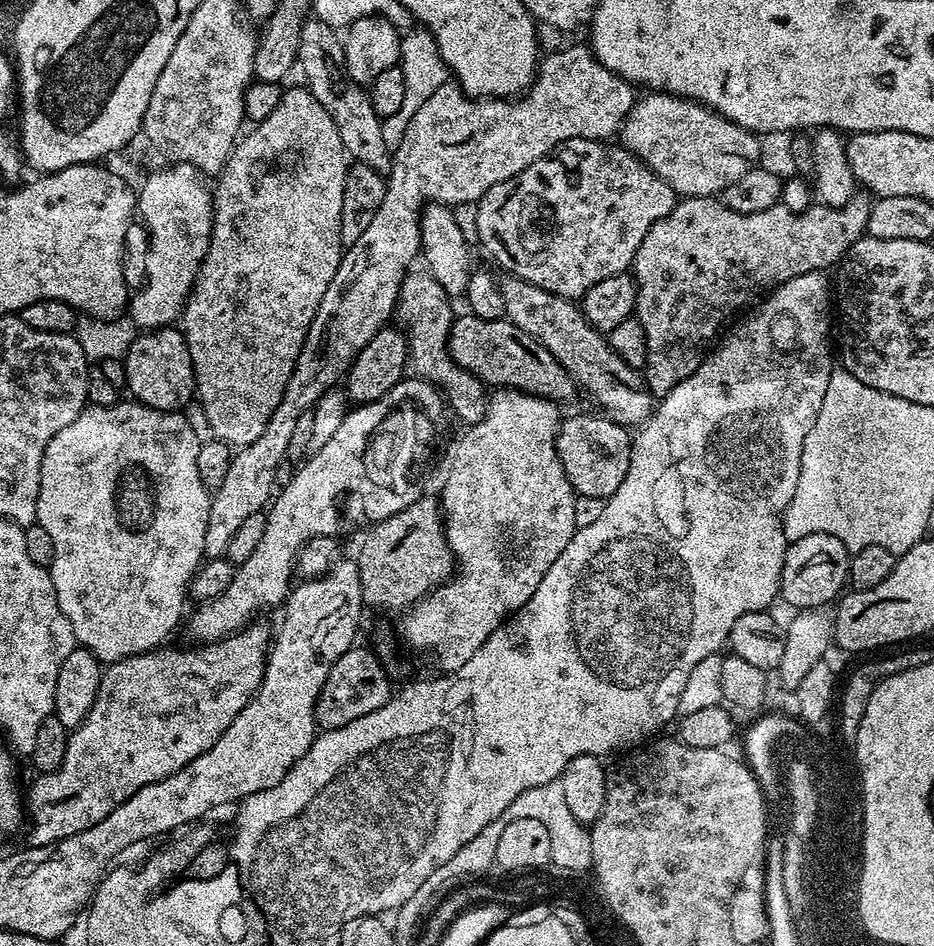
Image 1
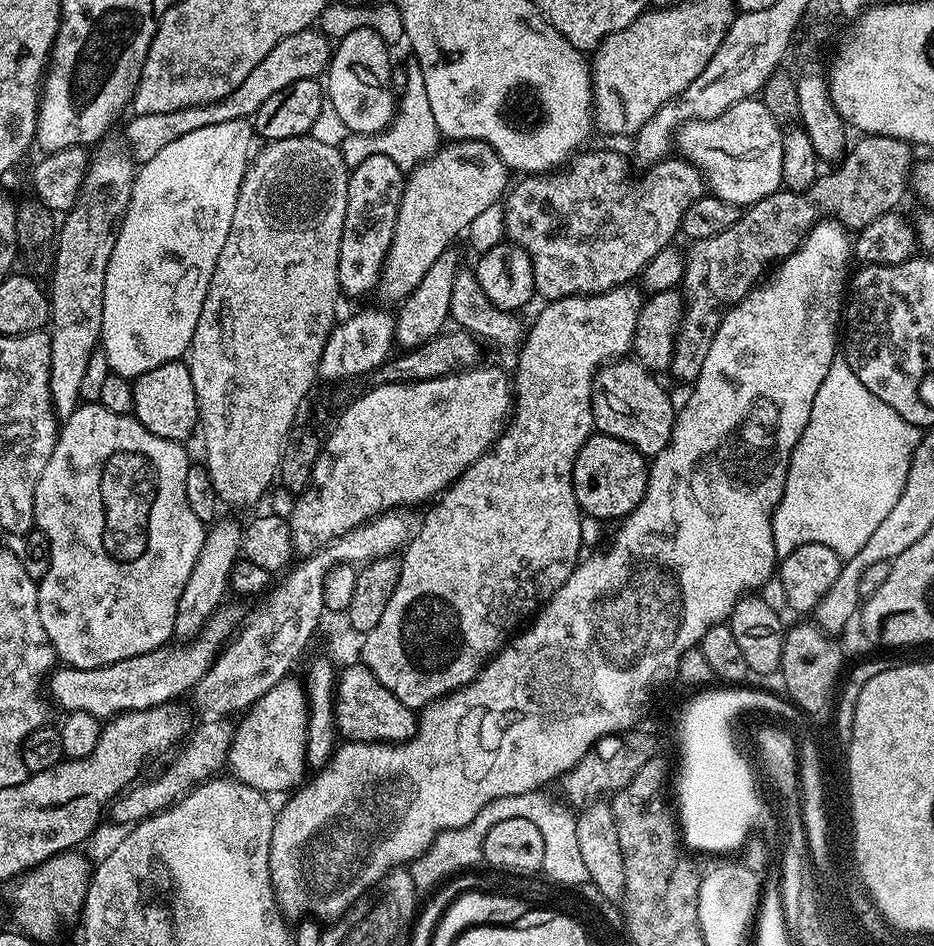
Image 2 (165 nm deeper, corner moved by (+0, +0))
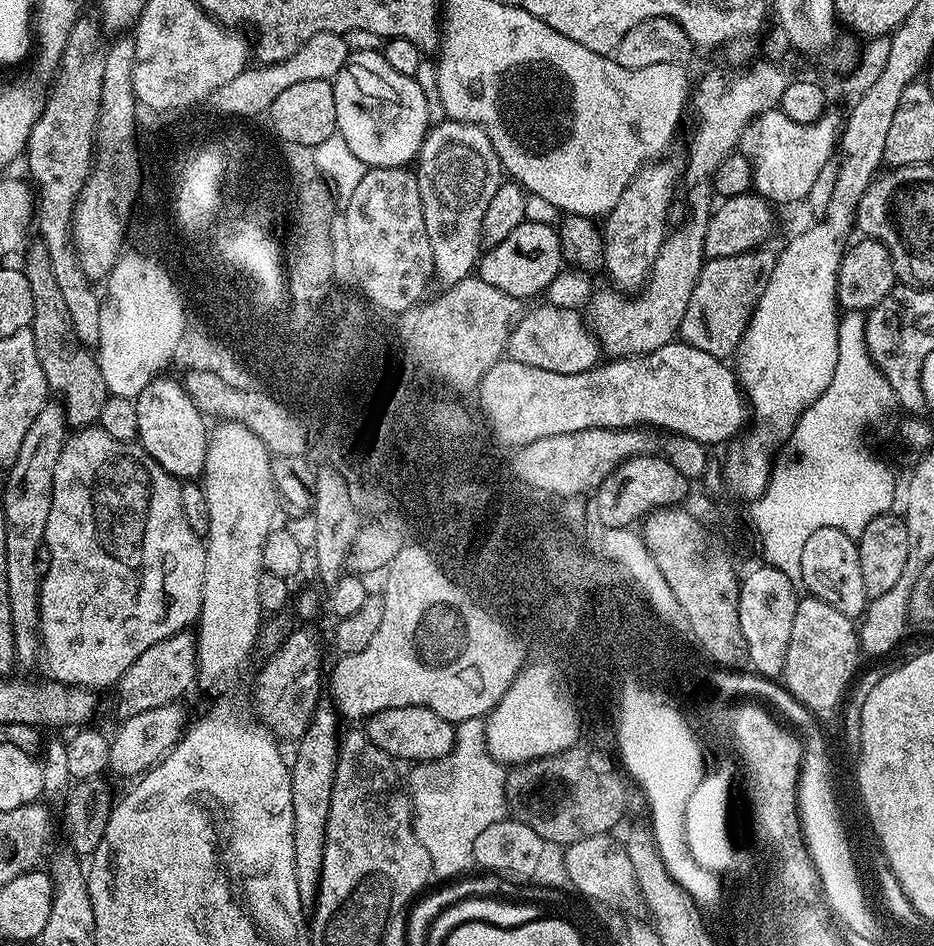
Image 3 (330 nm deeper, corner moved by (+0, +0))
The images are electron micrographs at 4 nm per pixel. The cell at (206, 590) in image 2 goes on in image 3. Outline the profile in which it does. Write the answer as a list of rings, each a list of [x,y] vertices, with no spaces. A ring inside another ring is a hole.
[[[185,630],[150,646],[121,674],[115,685],[116,712],[120,720],[130,718],[134,714],[142,714],[142,710],[154,710],[158,706],[177,703],[180,695],[198,680],[196,663],[196,639],[191,631]]]

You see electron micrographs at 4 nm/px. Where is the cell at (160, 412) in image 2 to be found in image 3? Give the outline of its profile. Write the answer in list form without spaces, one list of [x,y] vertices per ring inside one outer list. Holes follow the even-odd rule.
[[[161,374],[150,381],[146,390],[136,396],[138,410],[138,443],[166,470],[177,478],[196,478],[203,473],[208,445],[209,425],[204,425],[206,416],[200,412],[179,379],[171,380]]]

